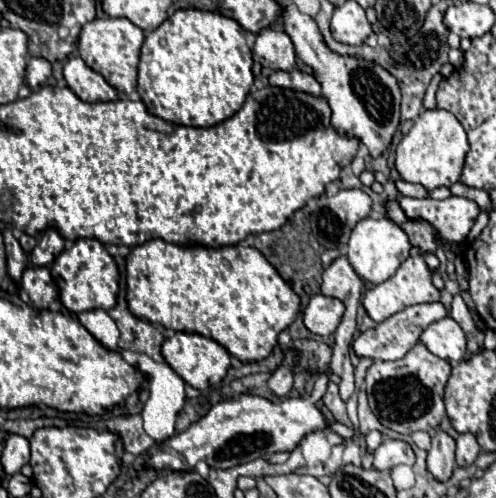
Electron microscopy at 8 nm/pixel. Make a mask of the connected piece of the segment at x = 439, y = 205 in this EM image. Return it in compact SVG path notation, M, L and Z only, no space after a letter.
M400 196L398 202L408 218L430 222L442 238L466 238L480 212L476 202L458 196L450 196L446 200Z

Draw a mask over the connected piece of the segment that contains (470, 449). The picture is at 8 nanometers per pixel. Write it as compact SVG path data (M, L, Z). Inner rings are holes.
M460 434L456 440L456 466L470 466L480 454L480 446L472 434Z

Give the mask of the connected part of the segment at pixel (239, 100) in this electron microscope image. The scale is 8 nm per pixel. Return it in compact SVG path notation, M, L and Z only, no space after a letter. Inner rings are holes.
M196 8L176 10L156 30L146 32L146 40L140 50L136 92L154 116L182 126L216 126L240 110L252 82L252 52L246 46L242 28L236 20L220 12Z

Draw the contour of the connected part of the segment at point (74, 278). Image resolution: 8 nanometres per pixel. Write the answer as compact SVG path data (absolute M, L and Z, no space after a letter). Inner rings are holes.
M76 240L68 250L64 250L54 264L50 266L50 274L58 286L60 302L70 312L86 312L94 308L110 310L116 304L116 292L118 292L118 268L112 260L112 256L106 252L106 248L98 240Z

